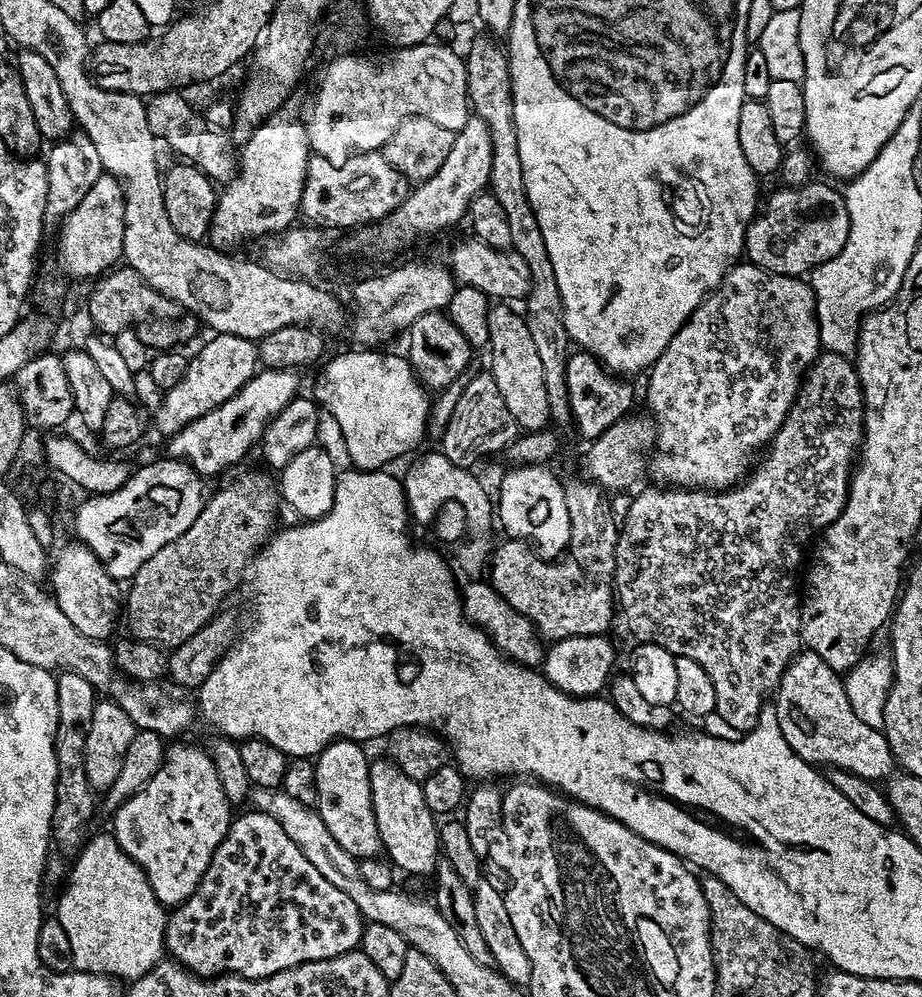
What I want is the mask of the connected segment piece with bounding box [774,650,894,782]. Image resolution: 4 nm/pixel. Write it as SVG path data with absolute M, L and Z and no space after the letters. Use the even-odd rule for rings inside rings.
M804 650L792 659L792 665L780 680L774 703L784 743L806 763L813 766L828 764L829 769L841 768L873 782L887 781L893 775L894 757L890 742L881 729L866 726L866 722L854 714L850 698L846 698L841 673L826 666L818 654Z

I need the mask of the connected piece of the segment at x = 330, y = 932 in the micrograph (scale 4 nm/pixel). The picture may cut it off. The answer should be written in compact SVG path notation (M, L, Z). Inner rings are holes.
M248 810L245 816L237 815L228 825L228 832L222 838L218 850L214 850L214 854L210 858L210 866L206 866L206 874L198 882L194 894L190 894L190 898L186 898L181 904L177 904L171 909L165 926L164 947L167 955L191 972L193 976L211 978L231 974L247 980L261 980L299 964L318 962L359 949L365 923L364 915L360 913L358 906L354 906L352 899L346 894L342 894L342 890L338 890L338 886L326 882L326 878L322 878L322 874L318 874L318 869L311 864L310 858L306 858L306 854L302 854L302 850L298 850L298 842L294 842L294 838L290 838L290 834L286 834L286 830L278 821L270 818L270 814L265 812Z

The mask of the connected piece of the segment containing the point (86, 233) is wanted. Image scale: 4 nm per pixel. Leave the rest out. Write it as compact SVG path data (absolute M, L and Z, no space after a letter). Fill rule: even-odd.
M107 174L100 176L86 198L64 219L60 230L60 256L69 277L99 278L117 267L124 254L124 190L119 180Z

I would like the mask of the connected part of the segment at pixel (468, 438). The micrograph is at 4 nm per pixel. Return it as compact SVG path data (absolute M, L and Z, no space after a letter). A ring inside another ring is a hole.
M484 370L481 376L476 374L471 377L466 390L458 399L442 437L442 451L446 458L458 467L471 469L474 466L472 464L478 463L479 460L484 460L495 452L503 453L517 435L514 414L510 414L510 409L502 399L498 382L494 382L491 371Z

